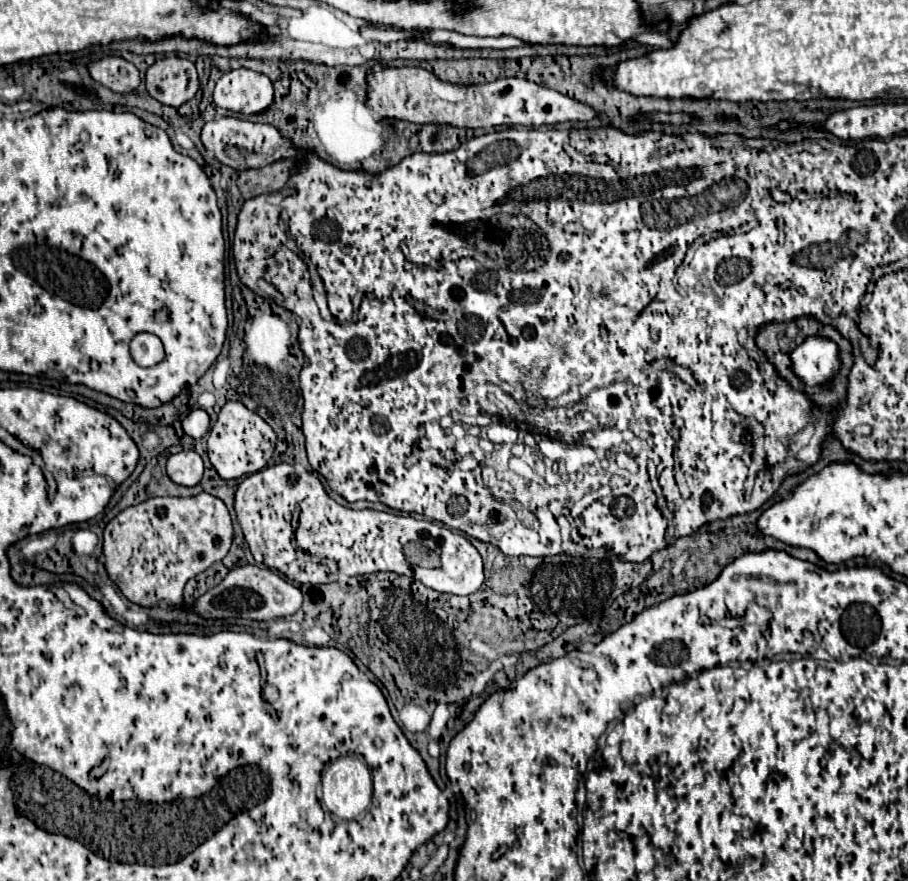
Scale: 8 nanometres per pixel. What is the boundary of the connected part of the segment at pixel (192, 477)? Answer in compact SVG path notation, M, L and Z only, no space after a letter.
M181 451L169 457L167 473L175 483L193 487L203 477L203 461L195 451Z

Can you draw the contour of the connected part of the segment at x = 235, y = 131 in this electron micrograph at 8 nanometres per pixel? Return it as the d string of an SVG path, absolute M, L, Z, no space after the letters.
M221 117L221 119L205 123L201 141L207 151L213 151L221 163L225 163L233 169L265 167L265 165L275 163L277 159L285 159L285 157L299 159L299 153L287 143L287 139L283 139L279 135L279 131L275 131L275 127L265 125L265 123L251 123L251 121L243 121L243 119L235 119L235 117Z

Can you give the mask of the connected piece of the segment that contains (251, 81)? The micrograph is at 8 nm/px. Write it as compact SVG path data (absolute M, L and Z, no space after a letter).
M251 69L227 73L227 109L243 115L265 111L273 103L271 79Z

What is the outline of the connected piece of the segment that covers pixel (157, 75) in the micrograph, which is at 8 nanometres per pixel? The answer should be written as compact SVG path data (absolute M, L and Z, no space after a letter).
M185 57L159 59L147 69L145 85L147 93L159 103L179 107L198 91L197 69Z

